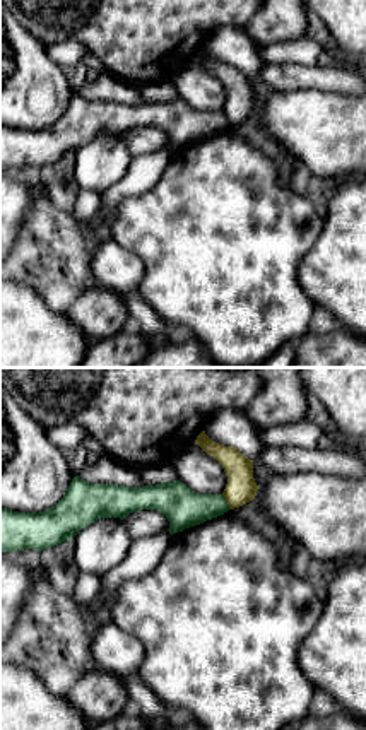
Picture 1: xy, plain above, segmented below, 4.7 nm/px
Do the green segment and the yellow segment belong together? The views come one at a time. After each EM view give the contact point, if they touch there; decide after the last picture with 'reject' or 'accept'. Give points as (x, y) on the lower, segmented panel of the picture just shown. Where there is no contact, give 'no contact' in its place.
(226, 501)

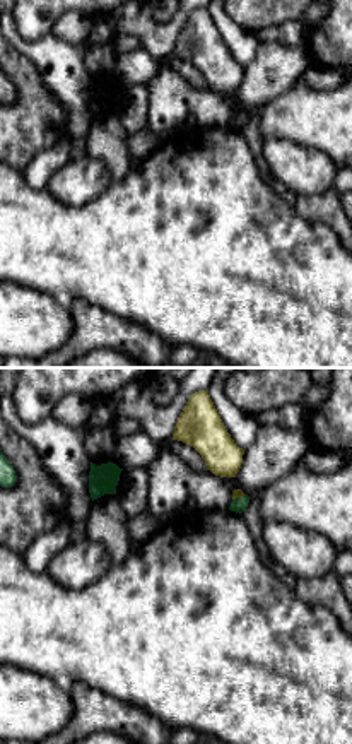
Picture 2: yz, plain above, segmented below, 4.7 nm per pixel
(238, 498)

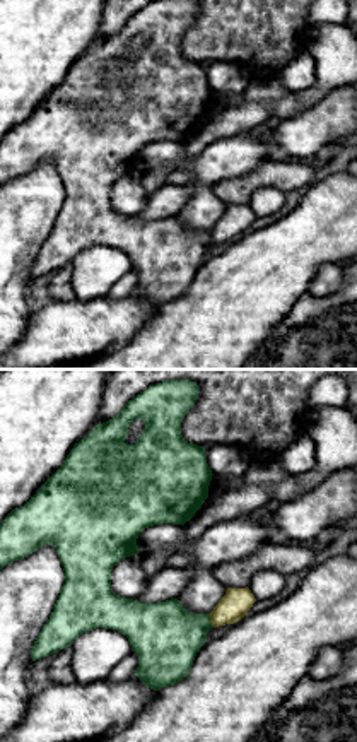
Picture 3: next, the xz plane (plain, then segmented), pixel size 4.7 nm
(209, 621)

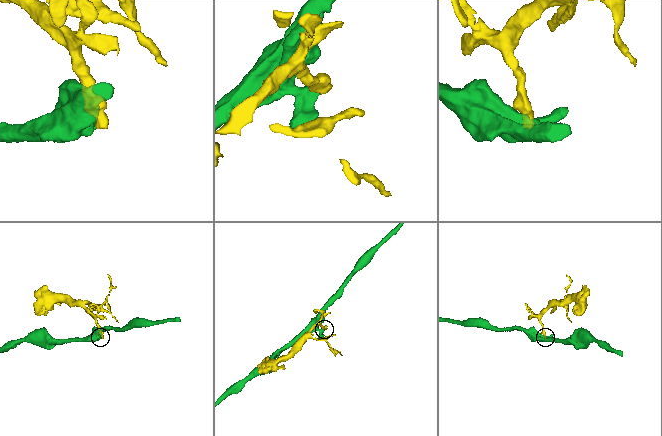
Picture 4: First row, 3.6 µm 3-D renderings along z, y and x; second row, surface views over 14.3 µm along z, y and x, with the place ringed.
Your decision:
reject

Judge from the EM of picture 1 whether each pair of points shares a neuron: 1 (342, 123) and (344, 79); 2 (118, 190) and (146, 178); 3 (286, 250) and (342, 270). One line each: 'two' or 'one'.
1: two
2: one
3: two

